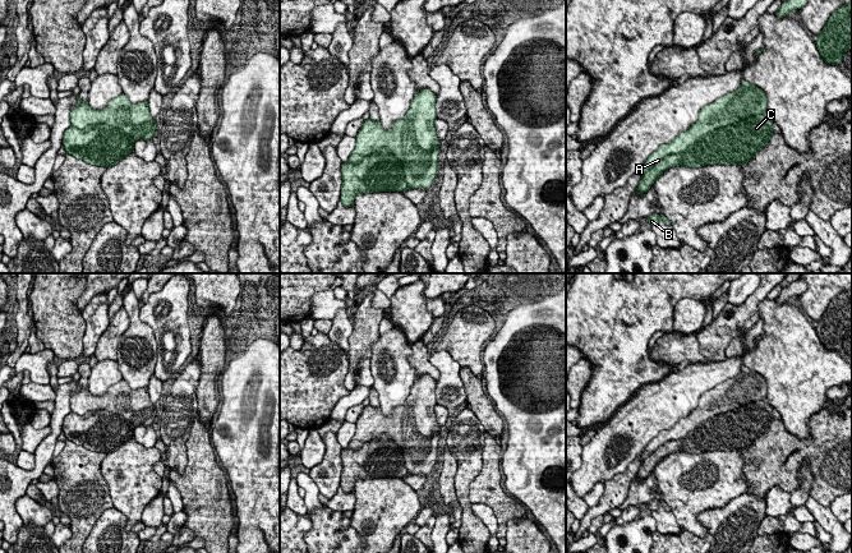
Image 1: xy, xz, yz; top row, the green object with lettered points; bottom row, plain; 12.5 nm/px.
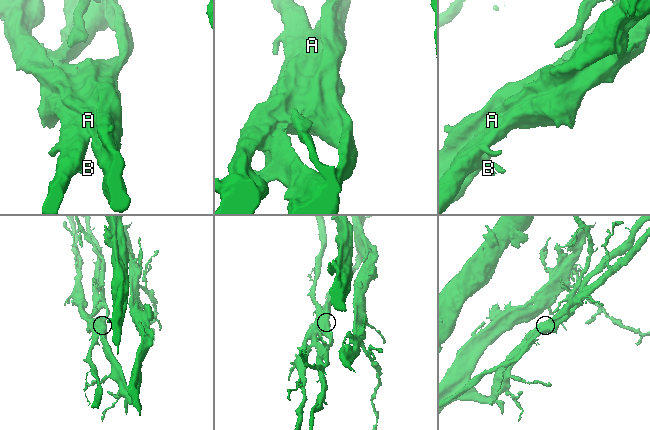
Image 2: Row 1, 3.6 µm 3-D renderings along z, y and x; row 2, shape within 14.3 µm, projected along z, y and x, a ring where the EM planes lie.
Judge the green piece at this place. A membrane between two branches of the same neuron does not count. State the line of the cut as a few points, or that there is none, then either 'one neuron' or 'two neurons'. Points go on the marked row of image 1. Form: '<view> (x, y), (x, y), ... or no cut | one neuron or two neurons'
xy (72, 127), (125, 127), (134, 120), (144, 127) | two neurons

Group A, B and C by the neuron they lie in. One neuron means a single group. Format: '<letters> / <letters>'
A / B C

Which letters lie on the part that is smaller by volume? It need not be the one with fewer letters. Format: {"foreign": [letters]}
{"foreign": ["B", "C"]}

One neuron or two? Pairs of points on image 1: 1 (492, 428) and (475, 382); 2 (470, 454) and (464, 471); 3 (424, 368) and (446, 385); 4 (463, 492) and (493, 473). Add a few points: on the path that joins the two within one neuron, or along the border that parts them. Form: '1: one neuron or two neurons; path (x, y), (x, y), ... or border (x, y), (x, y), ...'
1: one neuron; path (488, 416), (475, 399), (475, 393)
2: one neuron; path (469, 457), (468, 468)
3: two neurons; border (429, 355), (429, 362), (438, 372), (437, 381)
4: two neurons; border (483, 461), (480, 473), (470, 483), (471, 503)

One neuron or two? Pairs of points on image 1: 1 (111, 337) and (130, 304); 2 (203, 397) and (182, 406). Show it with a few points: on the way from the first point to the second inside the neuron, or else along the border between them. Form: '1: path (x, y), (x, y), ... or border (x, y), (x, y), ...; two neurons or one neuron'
1: border (123, 307), (129, 319), (129, 326), (118, 341); two neurons
2: border (201, 371), (197, 386), (197, 415); two neurons

